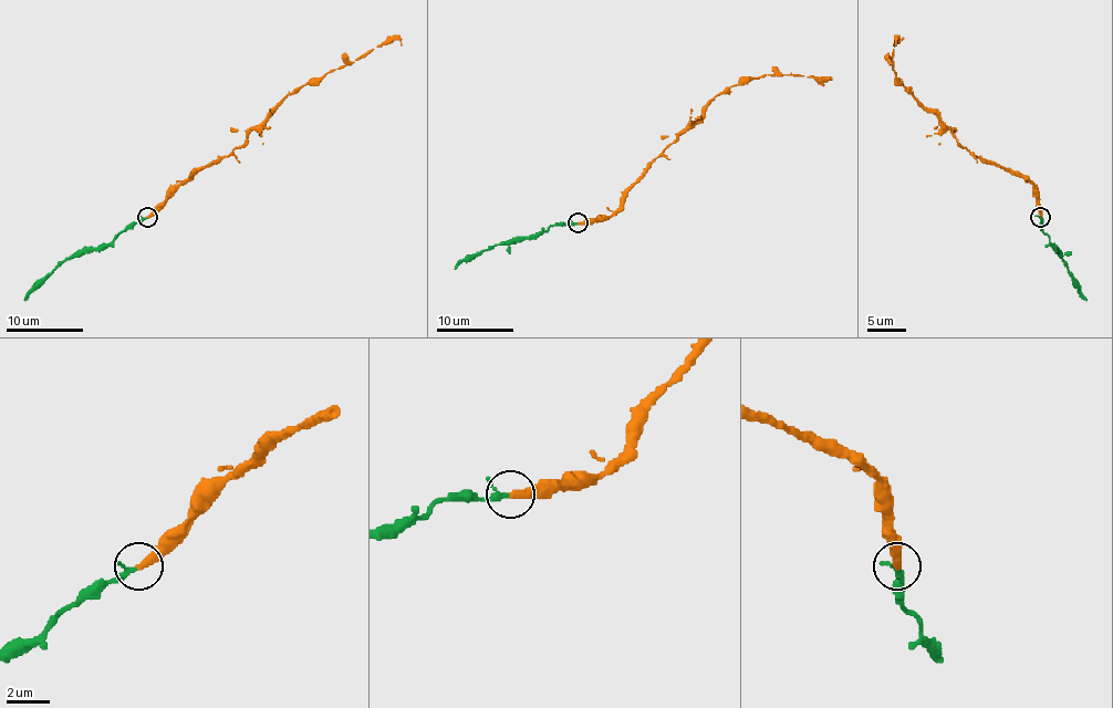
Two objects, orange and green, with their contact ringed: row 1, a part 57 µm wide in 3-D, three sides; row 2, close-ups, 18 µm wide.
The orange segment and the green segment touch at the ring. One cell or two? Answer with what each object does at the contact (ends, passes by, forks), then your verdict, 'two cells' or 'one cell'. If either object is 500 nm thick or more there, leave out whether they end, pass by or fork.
orange ends | green passes by | one cell

